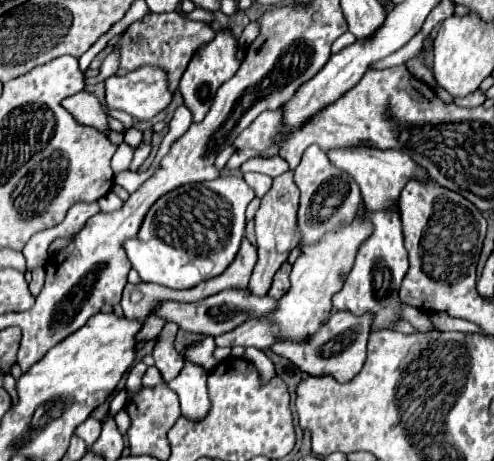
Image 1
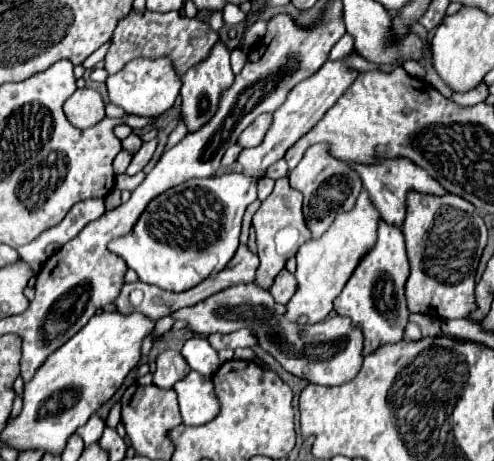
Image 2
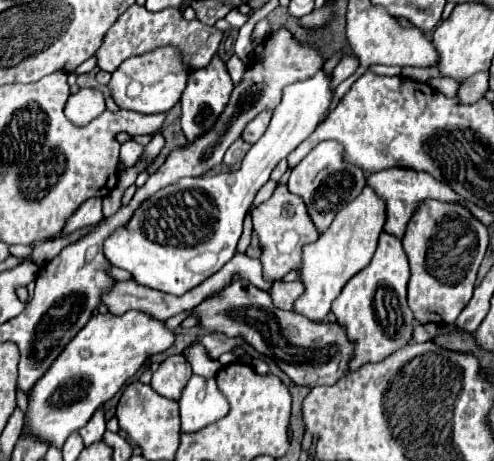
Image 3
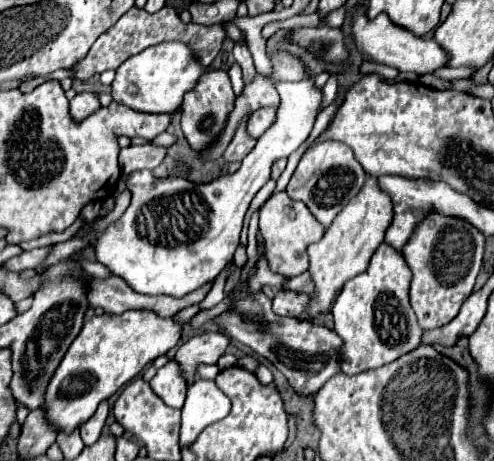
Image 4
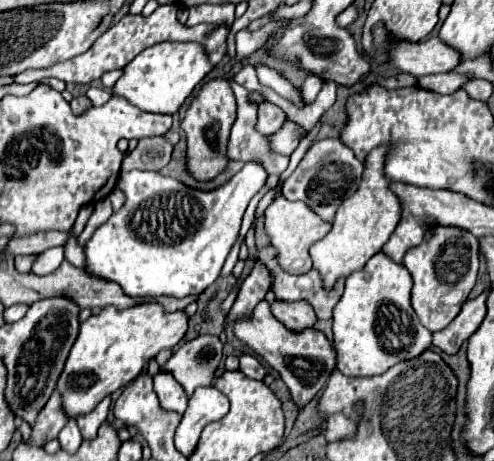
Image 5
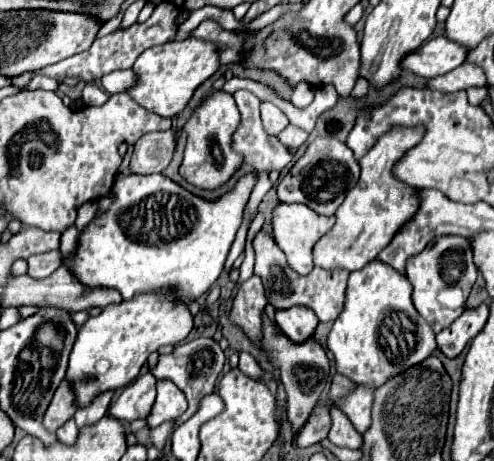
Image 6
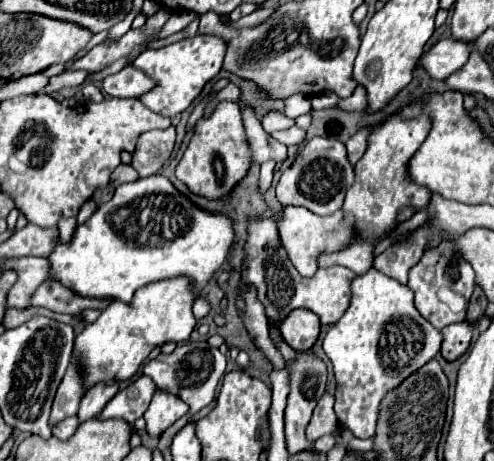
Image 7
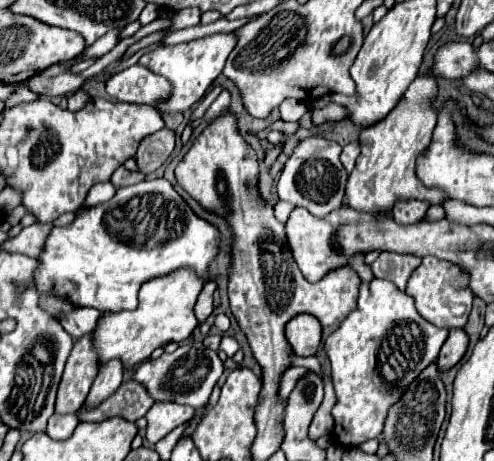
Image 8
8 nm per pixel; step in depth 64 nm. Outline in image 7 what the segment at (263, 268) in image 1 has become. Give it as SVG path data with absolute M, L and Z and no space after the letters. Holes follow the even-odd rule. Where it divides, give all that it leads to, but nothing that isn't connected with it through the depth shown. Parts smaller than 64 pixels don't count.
M286 206L278 222L278 234L294 268L302 276L314 276L318 270L316 258L320 252L334 252L352 242L352 218L344 216L342 210L334 212L332 216L316 216L314 212L308 212L308 208Z

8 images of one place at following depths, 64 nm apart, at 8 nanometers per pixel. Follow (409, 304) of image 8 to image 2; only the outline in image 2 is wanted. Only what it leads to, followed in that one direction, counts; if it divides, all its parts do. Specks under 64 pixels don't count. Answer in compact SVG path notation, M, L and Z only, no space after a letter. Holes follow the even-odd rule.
M384 220L378 222L378 238L368 254L362 256L354 274L346 282L342 294L334 300L334 310L340 316L348 316L364 330L364 352L372 352L376 344L402 340L404 326L408 322L408 308L404 300L404 282L408 278L408 258L404 248L402 230Z

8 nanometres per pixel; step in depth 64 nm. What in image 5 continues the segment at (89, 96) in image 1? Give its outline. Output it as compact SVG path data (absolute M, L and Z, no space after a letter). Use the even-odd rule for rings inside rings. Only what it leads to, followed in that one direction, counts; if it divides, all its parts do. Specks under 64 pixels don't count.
M78 96L78 98L74 98L74 100L70 102L70 106L72 106L72 112L74 112L76 116L80 116L80 114L84 114L86 110L92 108L92 102L90 102L88 96Z

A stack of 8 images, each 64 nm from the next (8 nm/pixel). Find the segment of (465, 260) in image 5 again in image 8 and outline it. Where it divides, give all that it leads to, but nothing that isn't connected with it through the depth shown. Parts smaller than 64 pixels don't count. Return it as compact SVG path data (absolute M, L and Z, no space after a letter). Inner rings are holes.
M436 256L422 258L422 264L412 272L406 292L416 300L416 310L422 318L438 328L462 328L468 320L472 308L472 290L468 286L470 274L458 264L450 264L448 260L438 260Z

